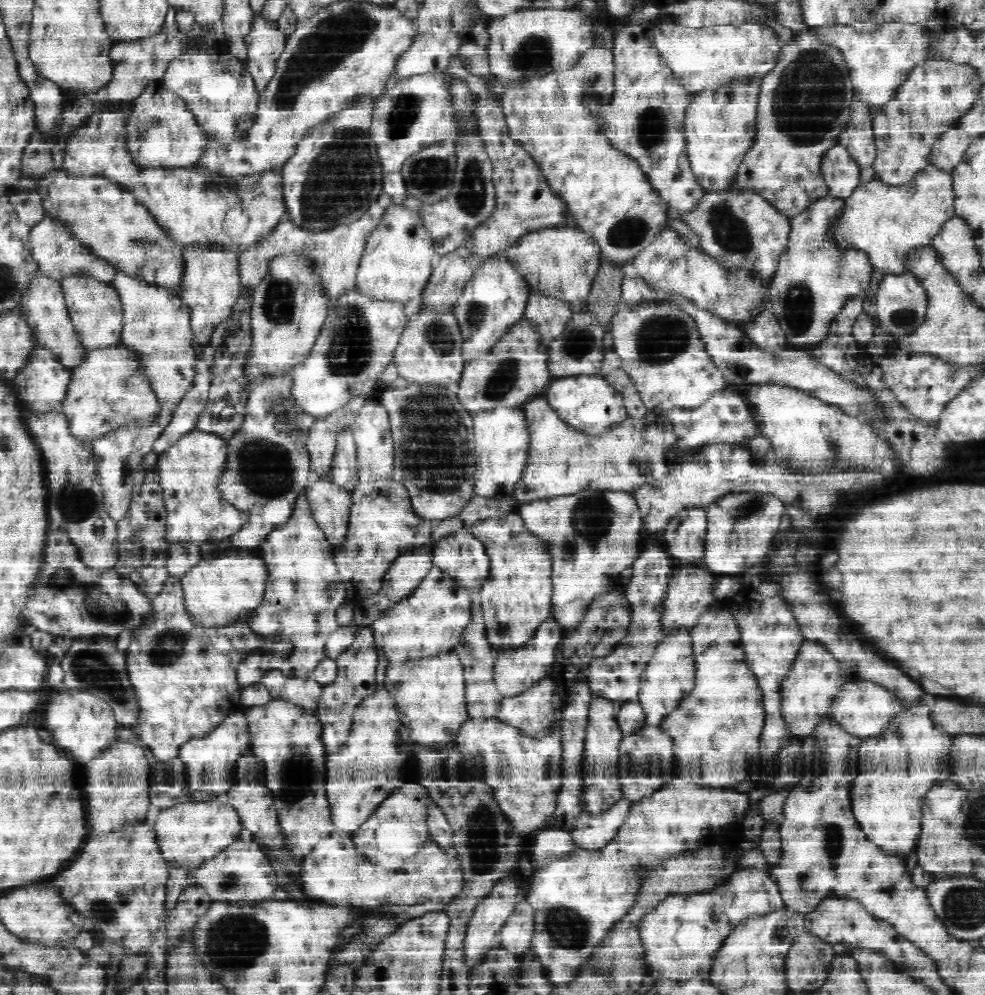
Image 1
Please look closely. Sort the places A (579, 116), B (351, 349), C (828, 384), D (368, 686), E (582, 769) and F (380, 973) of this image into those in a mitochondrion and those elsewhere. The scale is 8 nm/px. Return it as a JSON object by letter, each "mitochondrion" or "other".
{"A":"other","B":"mitochondrion","C":"other","D":"other","E":"other","F":"other"}

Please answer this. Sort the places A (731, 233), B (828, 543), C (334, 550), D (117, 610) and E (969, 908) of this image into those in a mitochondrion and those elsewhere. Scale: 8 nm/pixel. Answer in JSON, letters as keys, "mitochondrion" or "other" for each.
{"A":"mitochondrion","B":"other","C":"other","D":"mitochondrion","E":"mitochondrion"}

